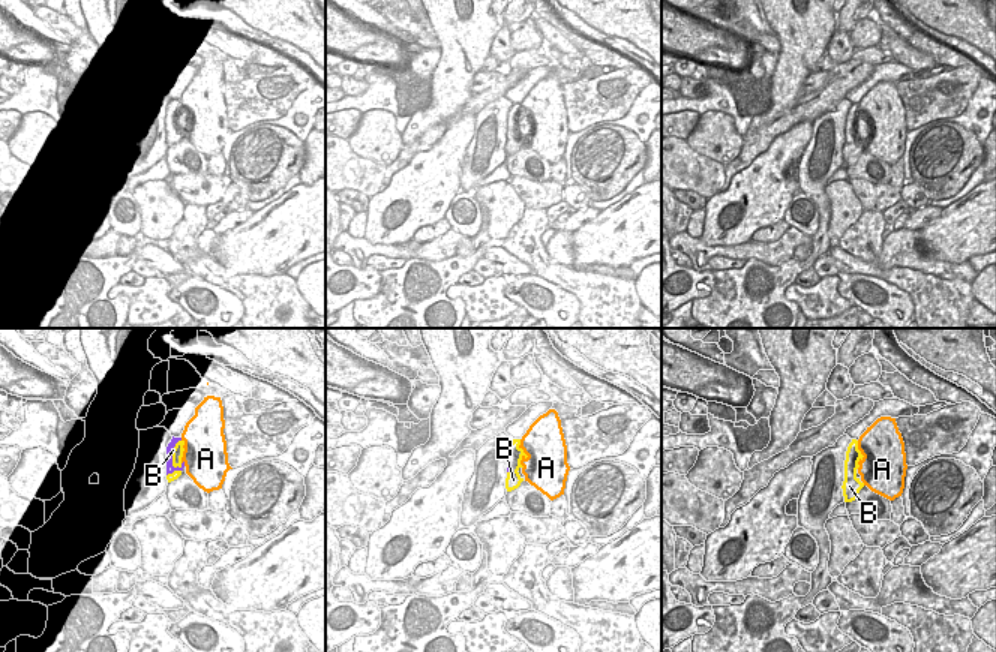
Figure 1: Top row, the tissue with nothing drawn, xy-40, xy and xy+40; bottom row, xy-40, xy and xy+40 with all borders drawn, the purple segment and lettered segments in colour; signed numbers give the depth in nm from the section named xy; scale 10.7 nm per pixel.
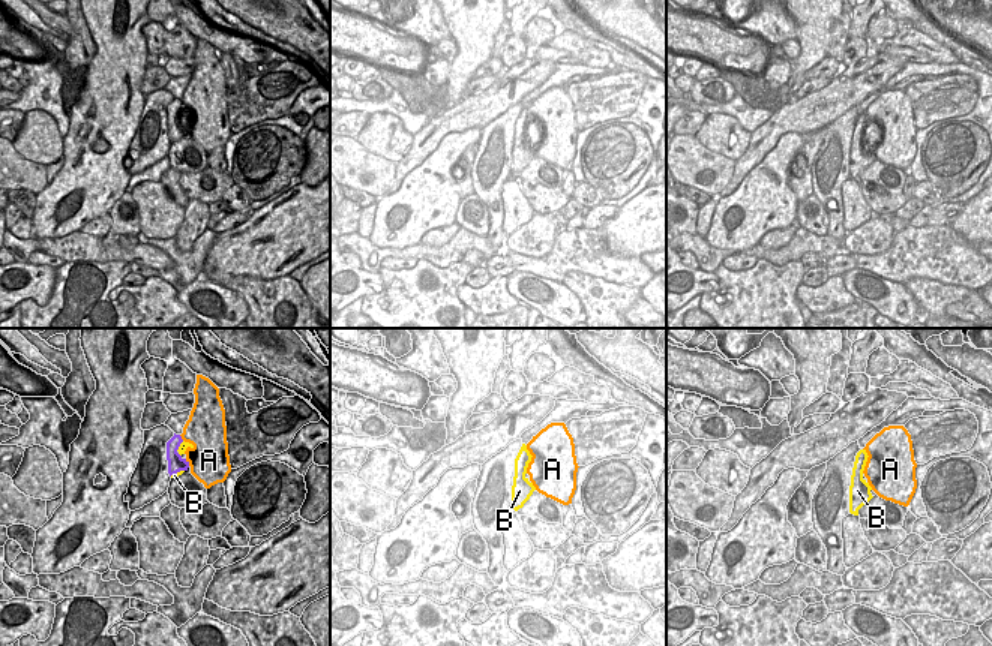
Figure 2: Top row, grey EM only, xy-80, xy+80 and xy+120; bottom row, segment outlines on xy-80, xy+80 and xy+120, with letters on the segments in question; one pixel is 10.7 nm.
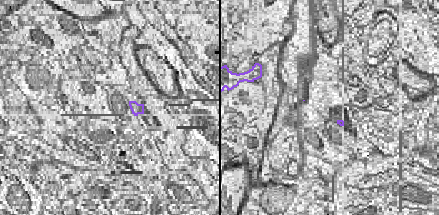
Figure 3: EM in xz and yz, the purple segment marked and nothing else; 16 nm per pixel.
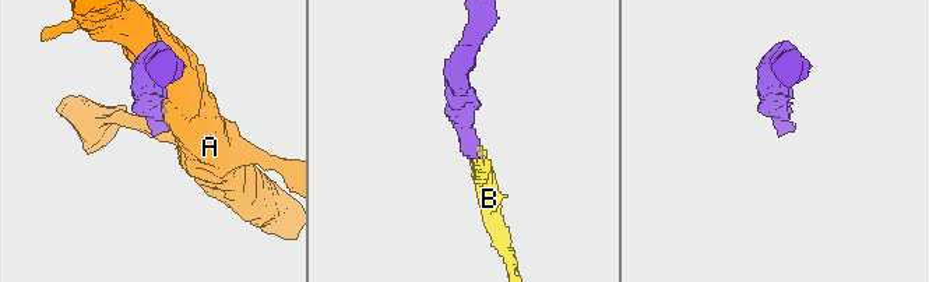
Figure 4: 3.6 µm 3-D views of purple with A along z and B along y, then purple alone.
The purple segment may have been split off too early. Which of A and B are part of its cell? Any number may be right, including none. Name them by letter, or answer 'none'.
B

